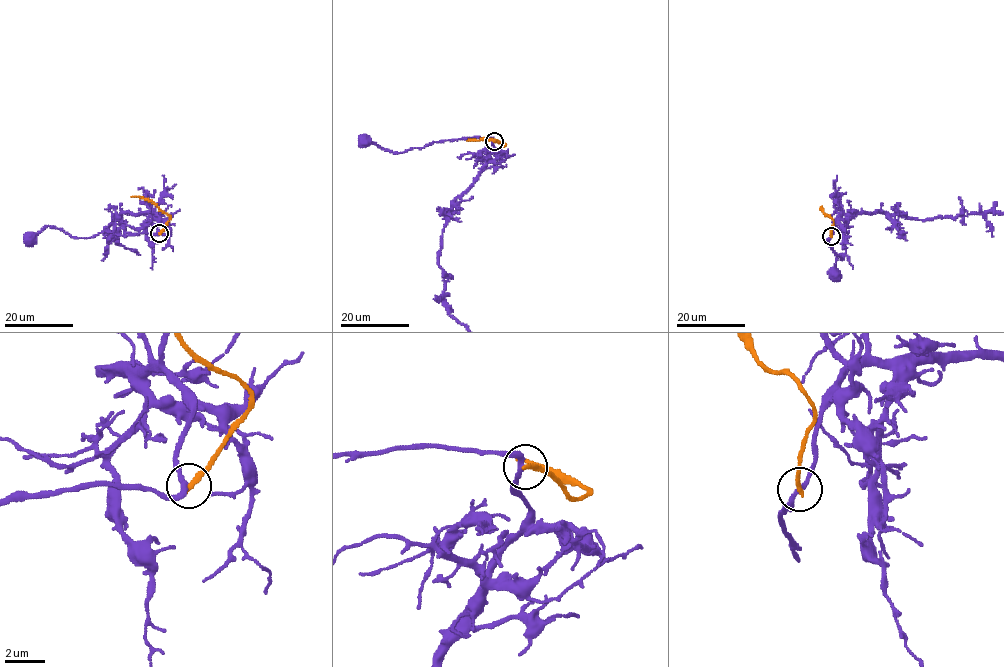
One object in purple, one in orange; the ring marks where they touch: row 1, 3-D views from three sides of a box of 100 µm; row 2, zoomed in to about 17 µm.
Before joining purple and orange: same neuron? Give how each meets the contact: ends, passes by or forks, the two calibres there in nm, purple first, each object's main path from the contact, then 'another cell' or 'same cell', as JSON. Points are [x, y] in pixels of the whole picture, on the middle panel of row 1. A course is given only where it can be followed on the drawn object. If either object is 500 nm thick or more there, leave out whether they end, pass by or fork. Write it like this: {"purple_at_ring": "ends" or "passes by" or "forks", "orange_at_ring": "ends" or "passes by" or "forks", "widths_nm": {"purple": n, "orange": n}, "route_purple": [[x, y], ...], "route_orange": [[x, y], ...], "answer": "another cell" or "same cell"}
{"purple_at_ring": "passes by", "orange_at_ring": "ends", "widths_nm": {"purple": 240, "orange": 240}, "route_purple": [[494, 141], [491, 138], [458, 138], [396, 153], [364, 142]], "route_orange": [[494, 141], [503, 146], [504, 144], [488, 138], [466, 140]], "answer": "another cell"}

